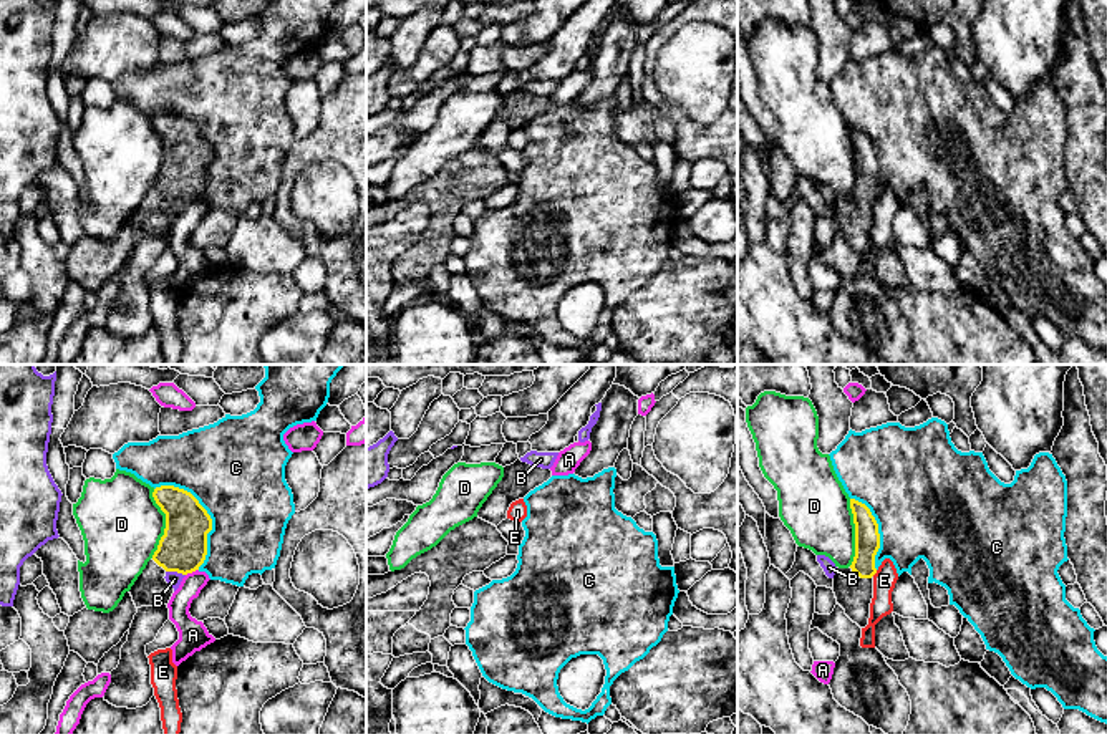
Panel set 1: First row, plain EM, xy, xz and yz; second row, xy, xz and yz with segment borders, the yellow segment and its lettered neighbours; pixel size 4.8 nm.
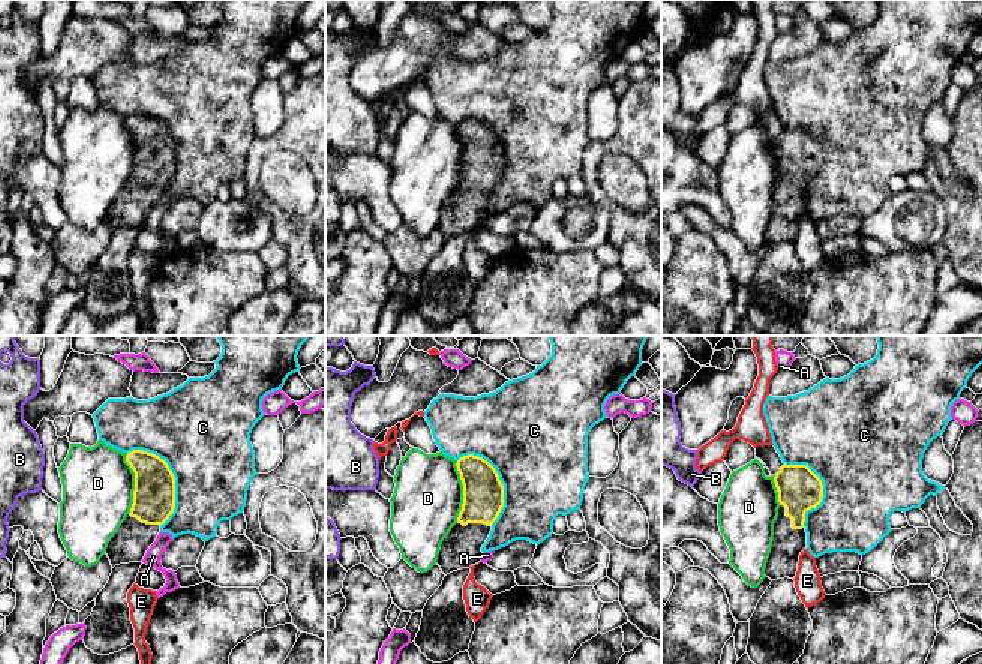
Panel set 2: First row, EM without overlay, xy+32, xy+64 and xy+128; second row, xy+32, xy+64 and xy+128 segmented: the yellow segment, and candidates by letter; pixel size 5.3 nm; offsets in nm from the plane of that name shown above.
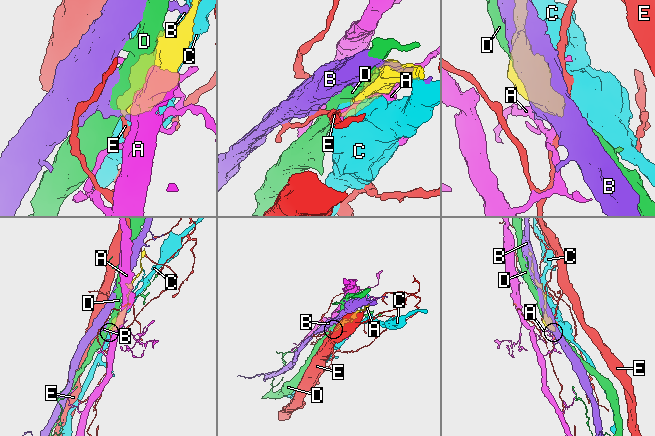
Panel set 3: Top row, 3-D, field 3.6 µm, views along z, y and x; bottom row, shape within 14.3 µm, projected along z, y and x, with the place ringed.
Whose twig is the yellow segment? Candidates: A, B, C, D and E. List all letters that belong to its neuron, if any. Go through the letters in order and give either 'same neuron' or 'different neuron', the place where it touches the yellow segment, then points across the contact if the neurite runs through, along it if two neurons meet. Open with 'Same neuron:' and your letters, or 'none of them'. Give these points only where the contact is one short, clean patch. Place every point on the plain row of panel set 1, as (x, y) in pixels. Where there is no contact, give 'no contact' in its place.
Same neuron: none of them
A: different neuron; contact xy (191, 201)
B: different neuron; contact xy (176, 199)
C: different neuron; contact xy (207, 143)
D: different neuron; contact xy (166, 153)
E: different neuron; contact yz (874, 202)

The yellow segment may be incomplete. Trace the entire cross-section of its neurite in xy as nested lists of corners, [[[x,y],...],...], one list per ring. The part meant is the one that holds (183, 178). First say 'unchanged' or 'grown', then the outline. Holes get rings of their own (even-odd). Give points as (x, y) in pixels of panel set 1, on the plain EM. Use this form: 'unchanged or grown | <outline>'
grown | [[[161,114],[152,126],[166,142],[166,157],[157,179],[129,219],[136,237],[169,232],[174,217],[166,210],[166,202],[187,204],[199,199],[207,184],[207,162],[212,159],[210,144],[191,121]]]

